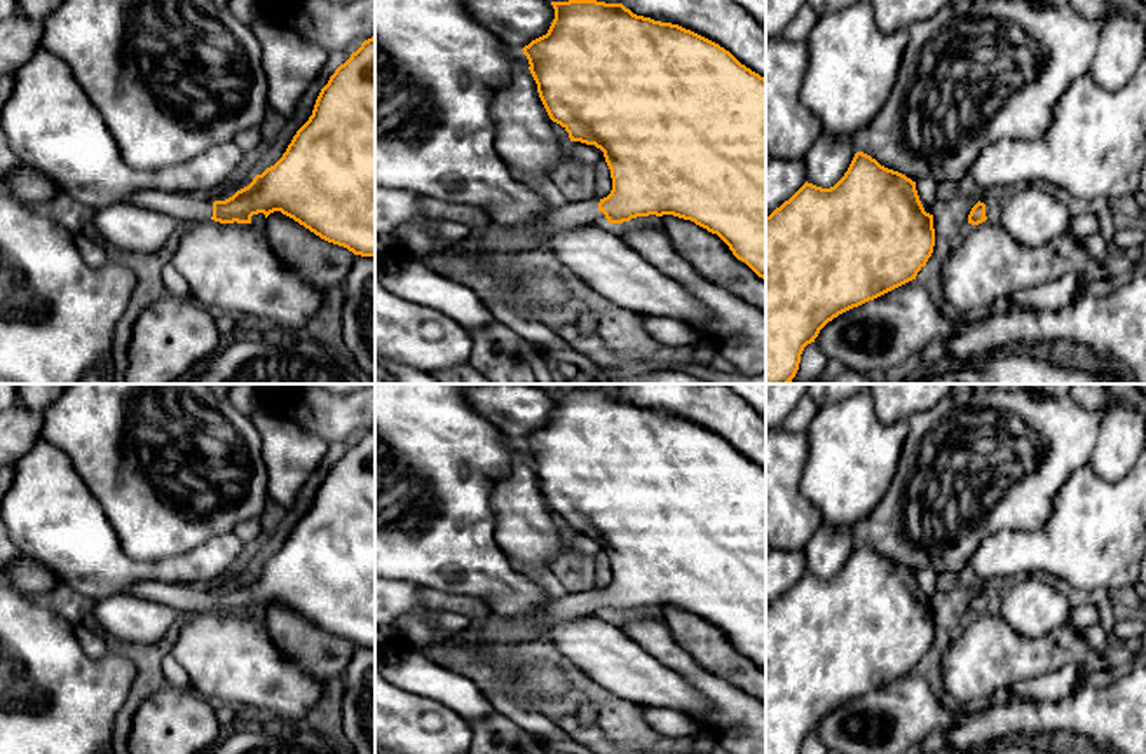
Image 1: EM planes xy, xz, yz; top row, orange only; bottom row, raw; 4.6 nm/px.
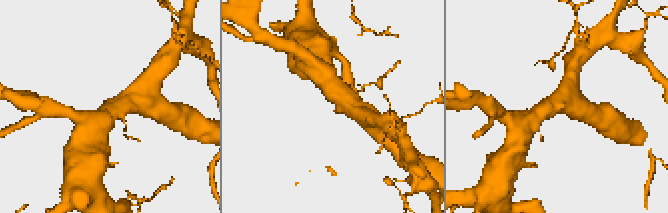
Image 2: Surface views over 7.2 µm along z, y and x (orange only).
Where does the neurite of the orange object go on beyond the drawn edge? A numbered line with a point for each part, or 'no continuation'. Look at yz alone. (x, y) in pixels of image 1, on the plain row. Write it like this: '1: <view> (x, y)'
1: yz (989, 592)

